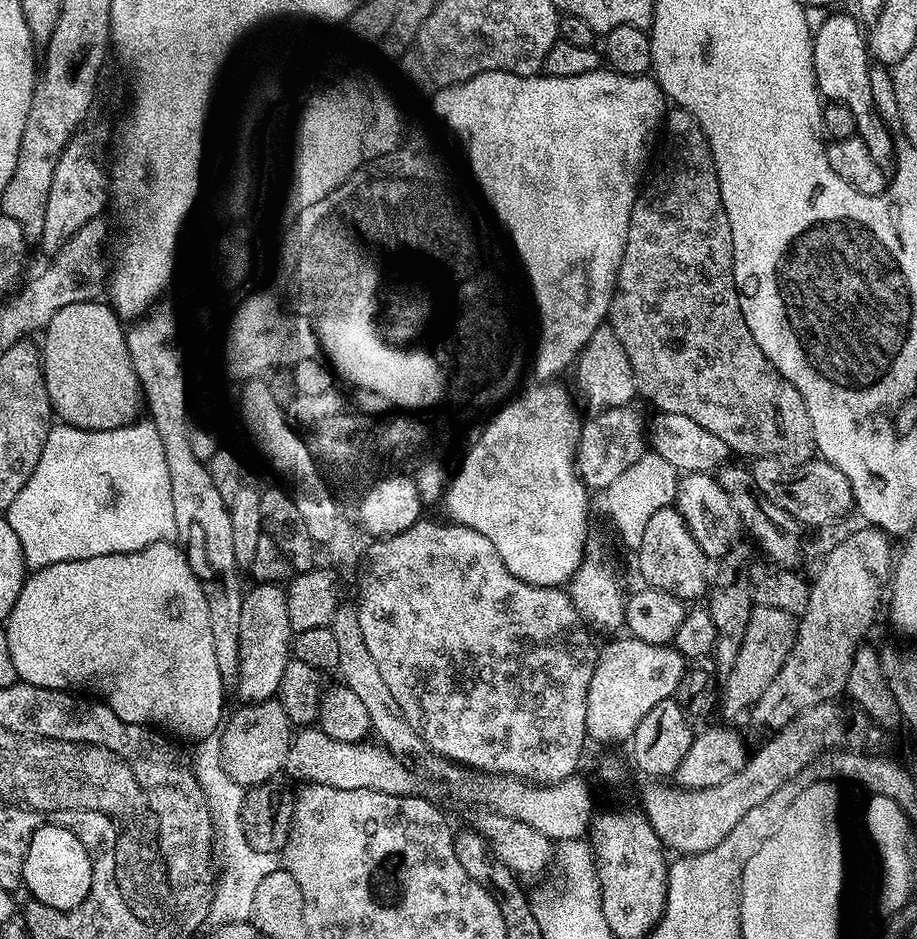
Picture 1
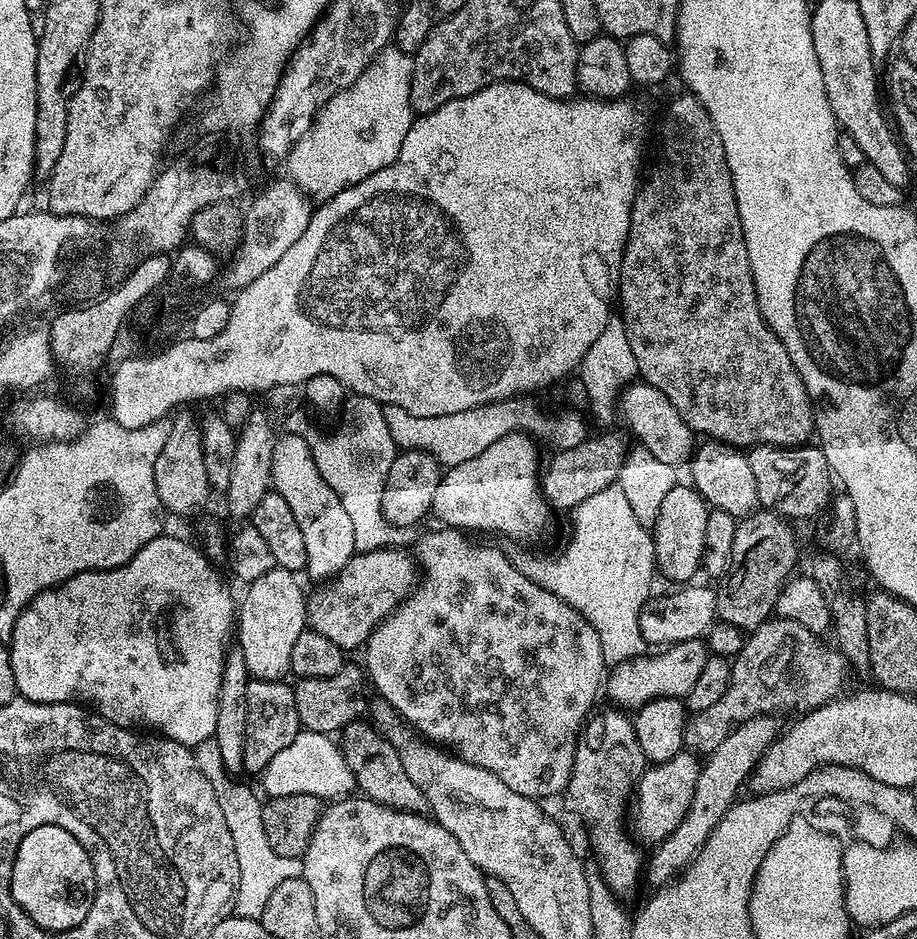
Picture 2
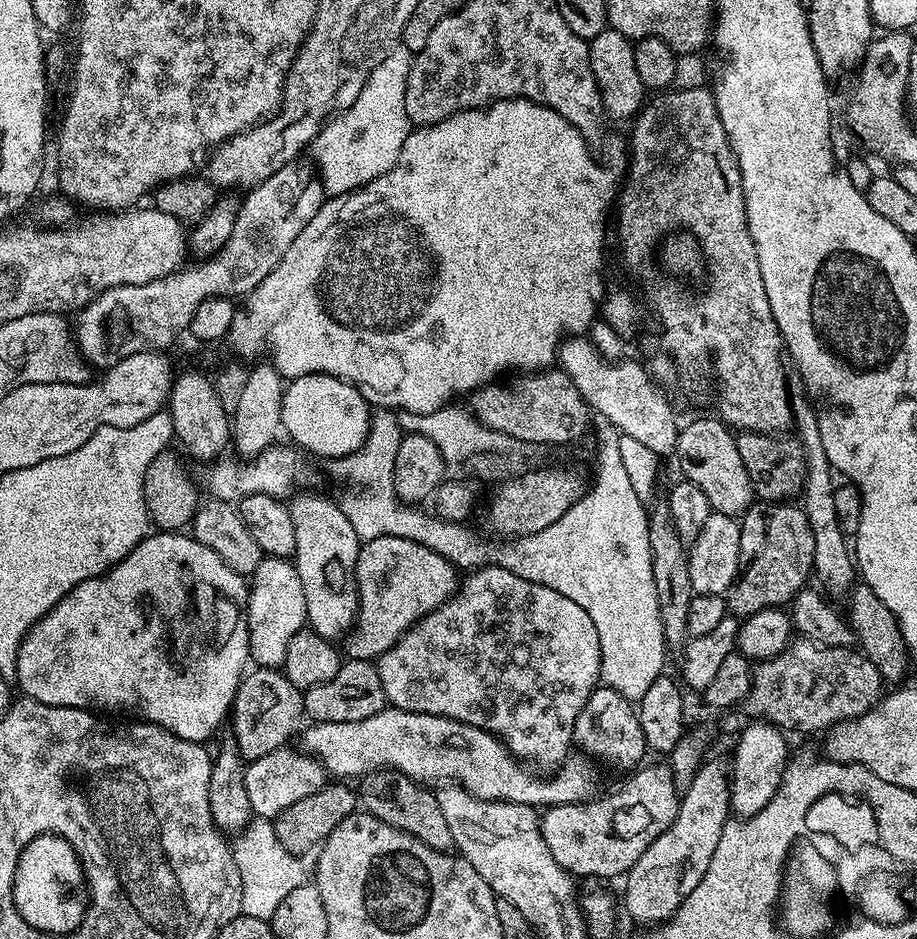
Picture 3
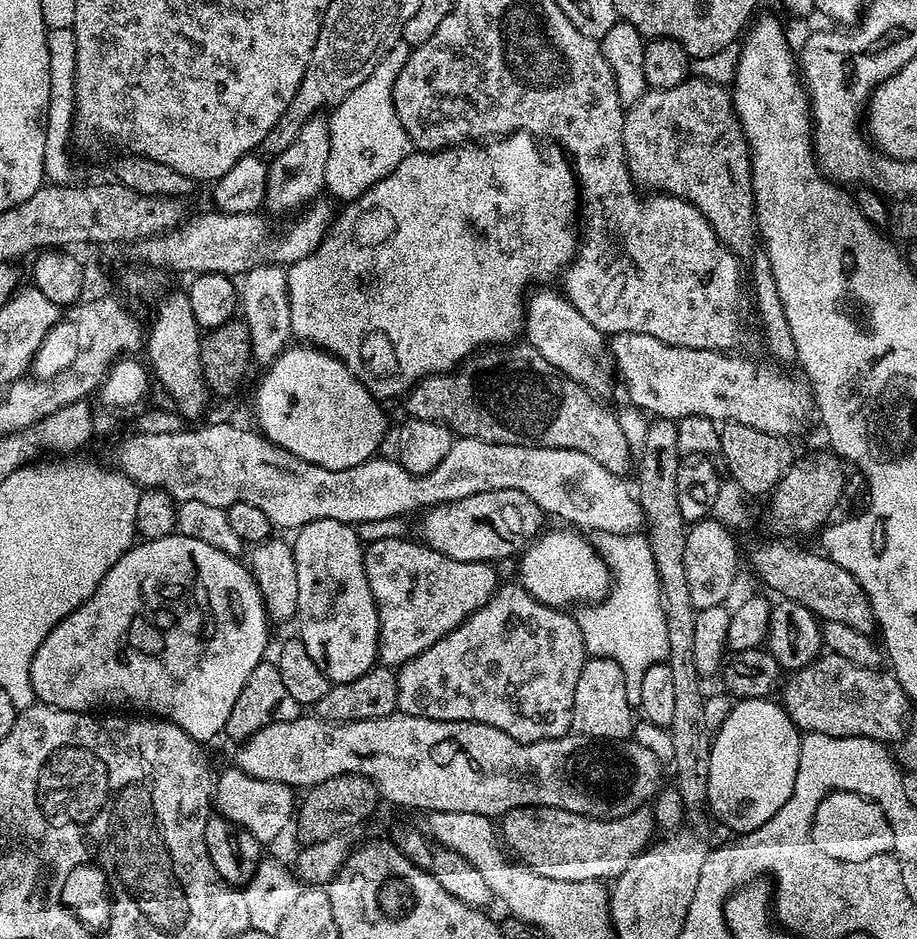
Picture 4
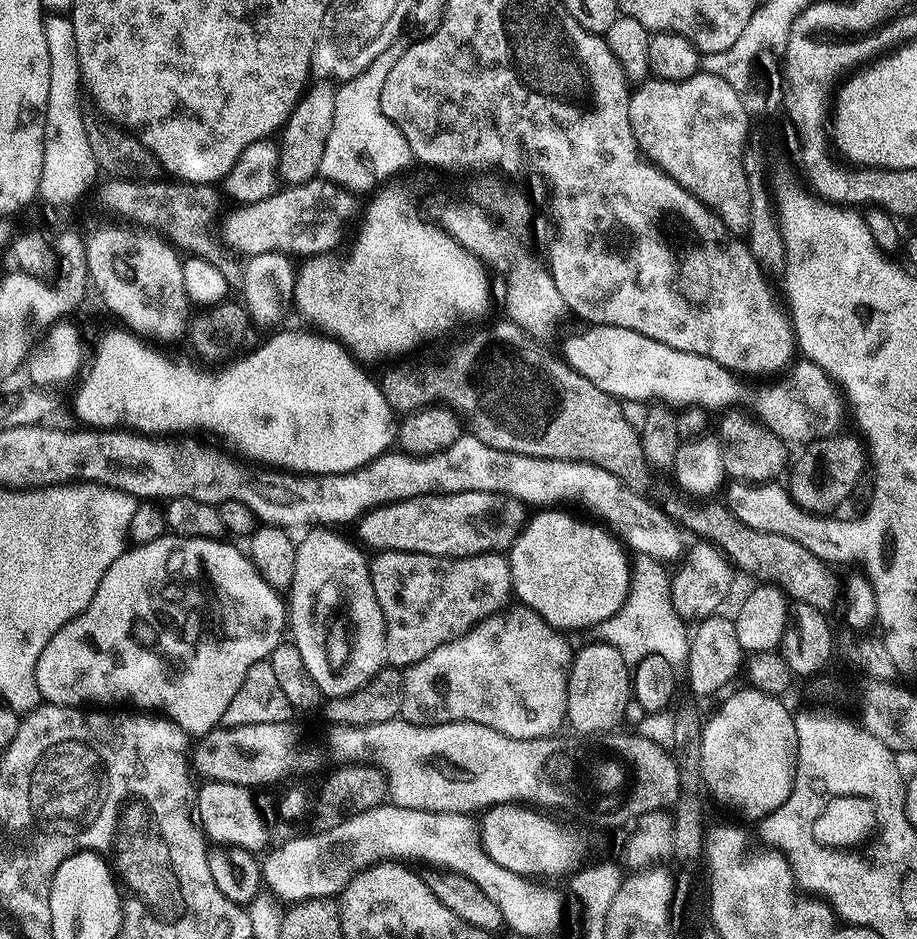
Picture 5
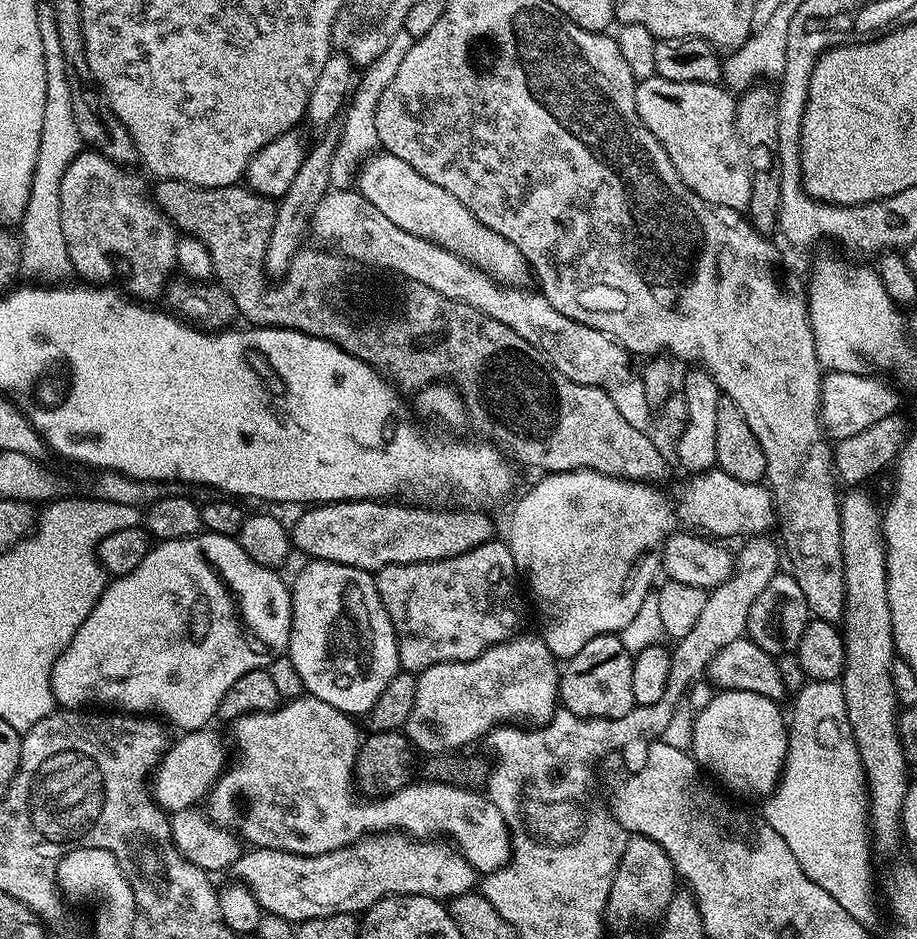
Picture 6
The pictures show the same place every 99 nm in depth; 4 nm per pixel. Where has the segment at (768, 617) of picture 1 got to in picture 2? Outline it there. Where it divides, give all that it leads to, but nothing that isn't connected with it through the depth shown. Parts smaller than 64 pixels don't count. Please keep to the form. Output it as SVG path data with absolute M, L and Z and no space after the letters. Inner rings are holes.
M769 618L751 629L743 650L731 661L732 679L728 682L726 694L722 694L722 698L718 698L710 710L702 710L687 717L684 748L693 754L710 754L722 746L737 724L771 713L772 703L780 696L780 683L791 664L794 671L800 672L801 713L811 712L837 699L845 691L843 680L846 661L839 650L828 649L819 642L816 634L804 629L798 622L781 618Z

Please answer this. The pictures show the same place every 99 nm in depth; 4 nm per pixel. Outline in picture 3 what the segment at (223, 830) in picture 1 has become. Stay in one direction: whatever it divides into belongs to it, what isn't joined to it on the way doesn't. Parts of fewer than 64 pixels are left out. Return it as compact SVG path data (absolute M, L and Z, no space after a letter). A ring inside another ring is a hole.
M250 819L243 831L235 837L232 857L236 860L238 874L242 878L240 906L245 916L271 921L282 898L286 898L290 890L306 883L305 861L290 854L280 845L271 819Z

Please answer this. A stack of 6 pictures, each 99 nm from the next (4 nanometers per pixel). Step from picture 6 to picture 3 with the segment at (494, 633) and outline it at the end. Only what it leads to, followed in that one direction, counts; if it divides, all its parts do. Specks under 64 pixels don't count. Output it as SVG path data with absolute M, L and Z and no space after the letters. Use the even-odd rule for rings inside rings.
M379 536L361 543L356 559L356 622L346 636L347 655L354 660L375 661L386 650L393 648L404 637L404 633L410 631L422 617L430 615L436 608L441 608L457 587L456 565L442 558L442 554L418 542L397 536Z

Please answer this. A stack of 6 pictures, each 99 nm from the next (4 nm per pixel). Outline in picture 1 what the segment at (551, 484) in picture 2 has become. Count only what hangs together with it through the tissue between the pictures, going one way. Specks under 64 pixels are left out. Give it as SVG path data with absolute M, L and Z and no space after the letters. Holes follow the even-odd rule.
M632 406L606 410L601 416L592 416L583 421L580 430L580 445L576 447L576 471L589 489L603 490L618 478L646 451L646 424Z

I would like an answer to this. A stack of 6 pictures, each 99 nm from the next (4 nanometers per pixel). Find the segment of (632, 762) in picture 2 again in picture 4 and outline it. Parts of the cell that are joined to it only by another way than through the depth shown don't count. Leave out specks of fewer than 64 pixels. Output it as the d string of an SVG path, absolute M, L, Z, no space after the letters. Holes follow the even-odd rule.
M593 656L585 659L582 674L578 674L578 686L574 686L572 728L585 738L596 740L620 740L631 737L634 727L634 706L626 698L628 683L618 662L610 658Z

